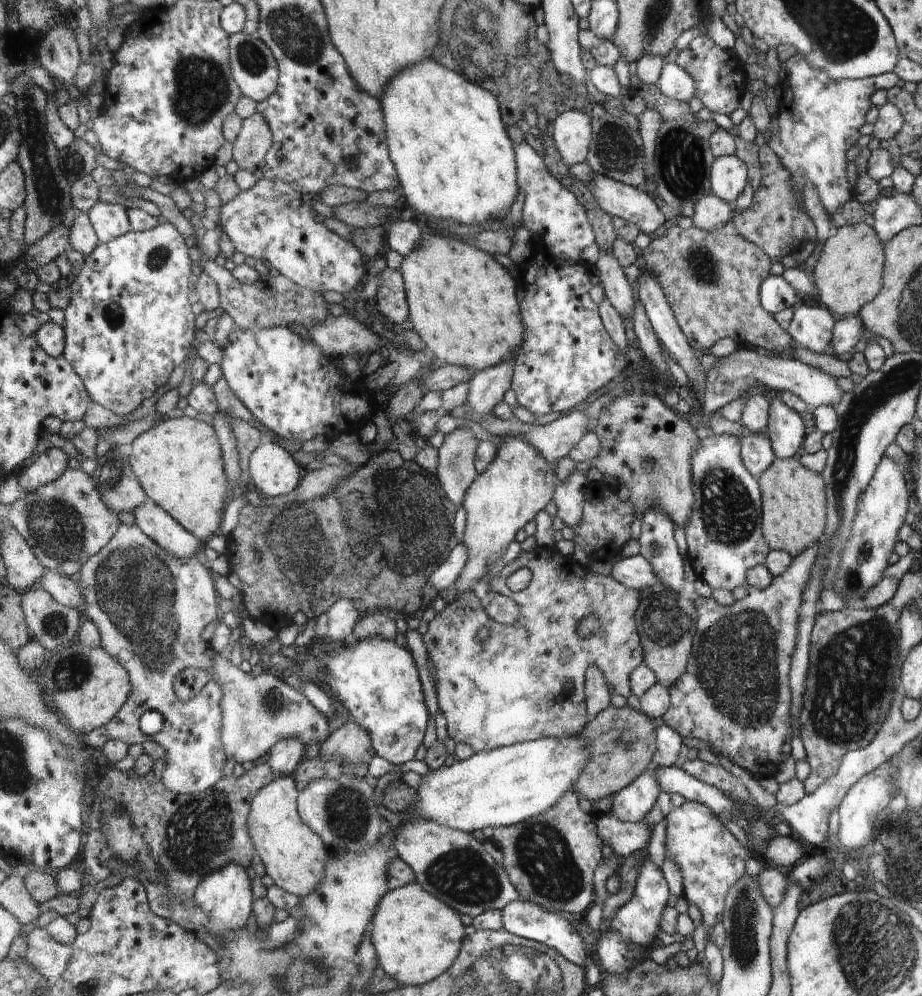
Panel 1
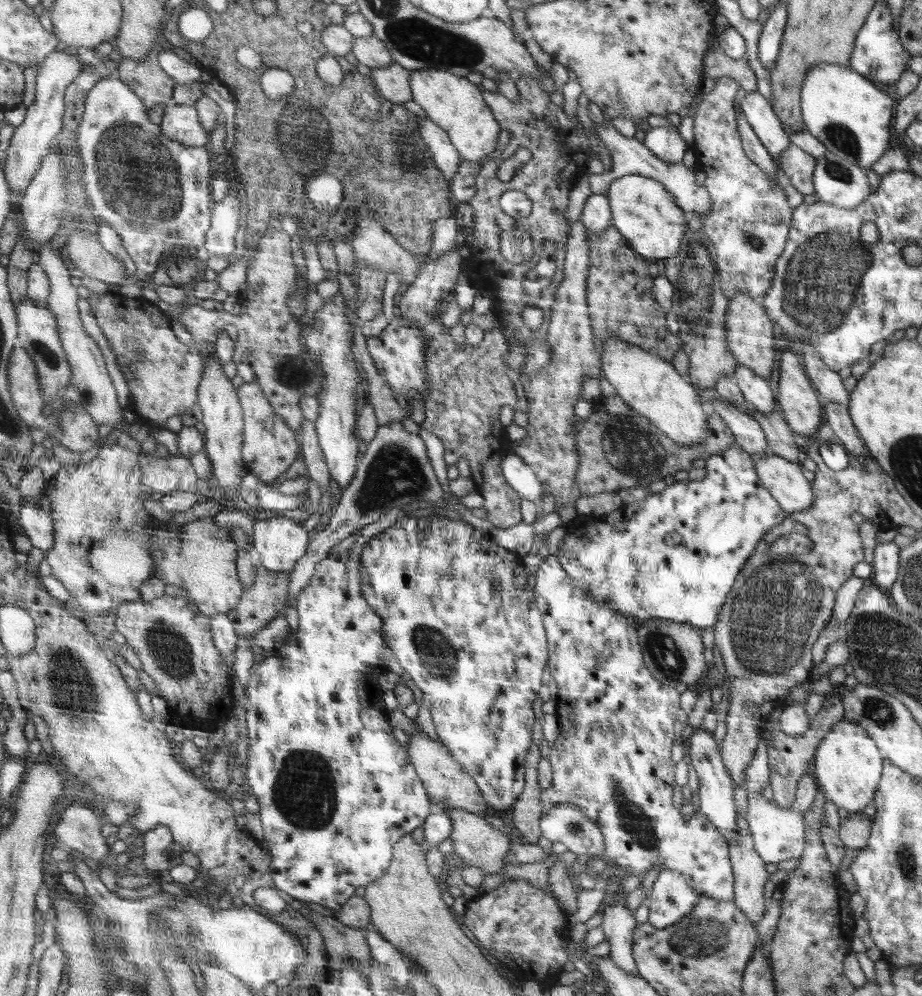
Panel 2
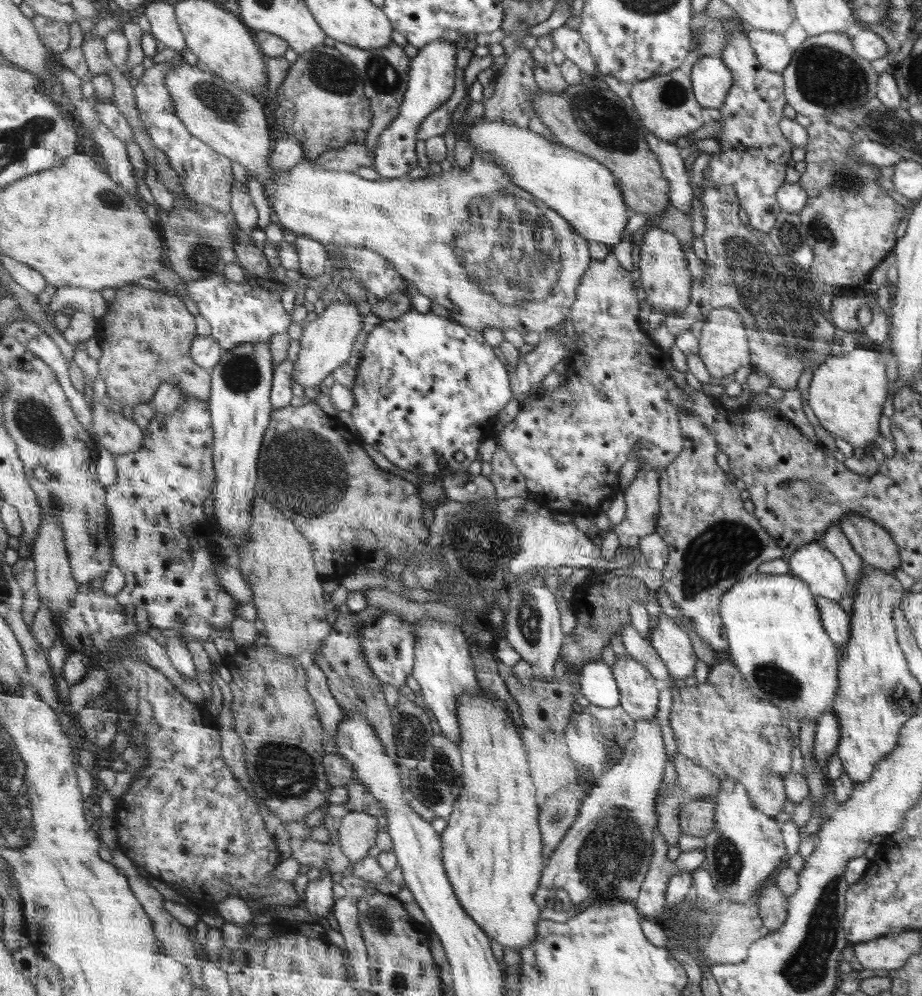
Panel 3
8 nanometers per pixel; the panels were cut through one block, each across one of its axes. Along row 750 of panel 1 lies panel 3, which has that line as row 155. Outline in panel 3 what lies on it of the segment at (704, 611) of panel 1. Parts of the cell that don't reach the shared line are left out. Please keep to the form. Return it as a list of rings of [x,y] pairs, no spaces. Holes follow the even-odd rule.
[[[734,31],[729,36],[729,44],[720,52],[719,57],[724,59],[730,71],[733,72],[734,83],[725,99],[725,105],[720,109],[721,119],[718,122],[723,128],[714,137],[720,145],[721,153],[710,156],[710,162],[703,170],[704,180],[712,181],[715,187],[730,186],[737,191],[737,197],[741,199],[742,209],[746,211],[750,219],[750,226],[764,232],[764,234],[769,234],[778,214],[782,212],[776,192],[784,185],[786,168],[790,162],[790,152],[794,148],[792,143],[782,134],[780,127],[782,108],[786,106],[788,101],[785,98],[785,80],[782,80],[781,74],[766,70],[766,67],[761,65],[747,35],[740,31]]]

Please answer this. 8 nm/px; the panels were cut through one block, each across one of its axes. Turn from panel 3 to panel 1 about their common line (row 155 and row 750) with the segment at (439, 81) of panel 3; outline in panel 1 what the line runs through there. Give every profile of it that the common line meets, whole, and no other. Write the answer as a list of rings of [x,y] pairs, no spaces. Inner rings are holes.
[[[380,637],[358,640],[351,648],[345,643],[331,645],[318,642],[311,654],[305,655],[295,672],[289,669],[280,672],[273,664],[265,670],[274,676],[283,676],[287,684],[299,690],[301,682],[306,681],[319,688],[326,685],[346,708],[350,719],[368,732],[376,755],[393,764],[412,760],[424,740],[424,730],[431,716],[424,704],[424,694],[412,654],[396,642]],[[327,656],[331,656],[328,661]]]

